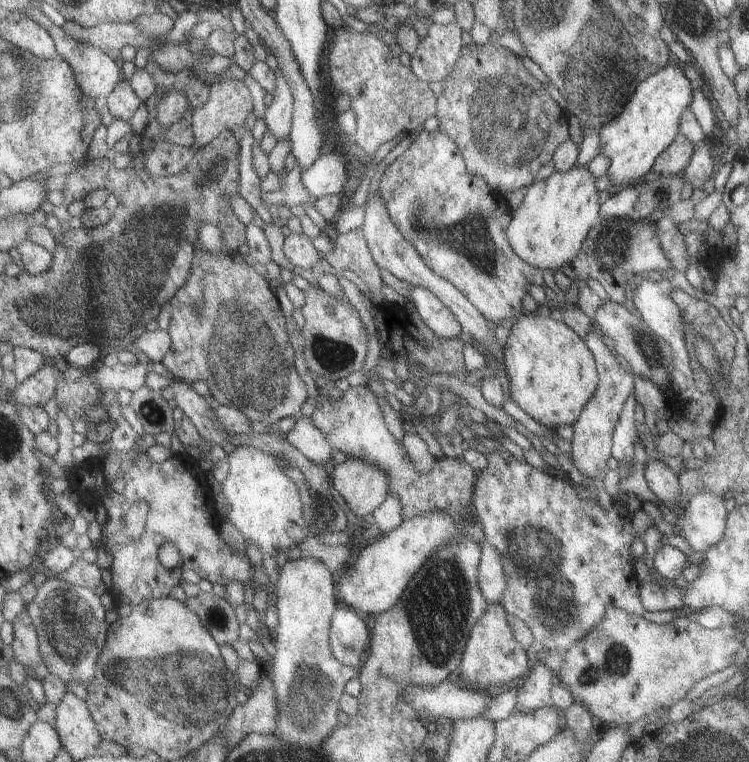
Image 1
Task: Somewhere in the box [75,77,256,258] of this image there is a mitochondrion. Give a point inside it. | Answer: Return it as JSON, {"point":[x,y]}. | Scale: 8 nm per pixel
{"point":[214,173]}

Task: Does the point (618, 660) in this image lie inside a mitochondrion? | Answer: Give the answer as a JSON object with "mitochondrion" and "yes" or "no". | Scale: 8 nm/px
{"mitochondrion":"yes"}

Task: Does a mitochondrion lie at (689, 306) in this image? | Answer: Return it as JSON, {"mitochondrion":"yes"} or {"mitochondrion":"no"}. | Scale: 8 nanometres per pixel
{"mitochondrion":"no"}

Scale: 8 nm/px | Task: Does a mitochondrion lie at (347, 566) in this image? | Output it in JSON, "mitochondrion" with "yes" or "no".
{"mitochondrion":"no"}

